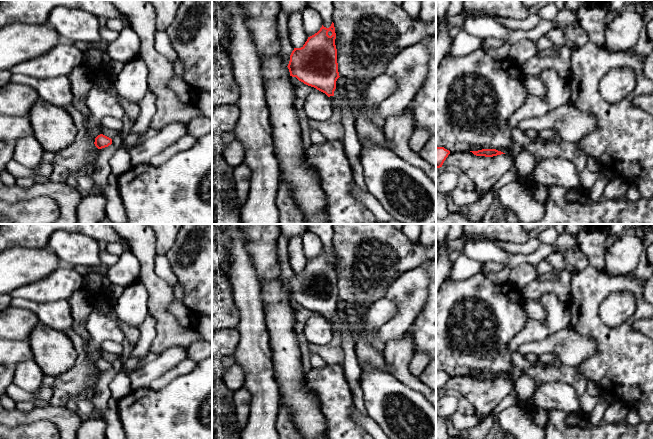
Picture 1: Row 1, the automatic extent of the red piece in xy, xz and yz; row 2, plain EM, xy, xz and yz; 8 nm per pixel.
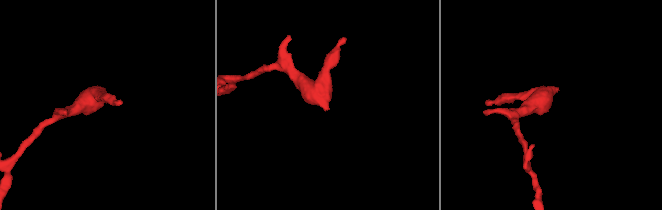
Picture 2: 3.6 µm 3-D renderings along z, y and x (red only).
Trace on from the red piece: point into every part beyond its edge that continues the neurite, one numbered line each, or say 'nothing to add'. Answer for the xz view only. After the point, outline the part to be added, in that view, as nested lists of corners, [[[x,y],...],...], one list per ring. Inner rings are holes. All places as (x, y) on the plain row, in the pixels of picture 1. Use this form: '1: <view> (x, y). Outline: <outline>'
1: xz (335, 325). Outline: [[[330,320],[328,322],[334,331],[342,328],[342,326],[336,320]]]

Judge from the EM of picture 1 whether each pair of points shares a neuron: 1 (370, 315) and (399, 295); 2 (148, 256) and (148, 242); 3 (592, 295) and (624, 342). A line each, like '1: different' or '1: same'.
1: different
2: same
3: same

